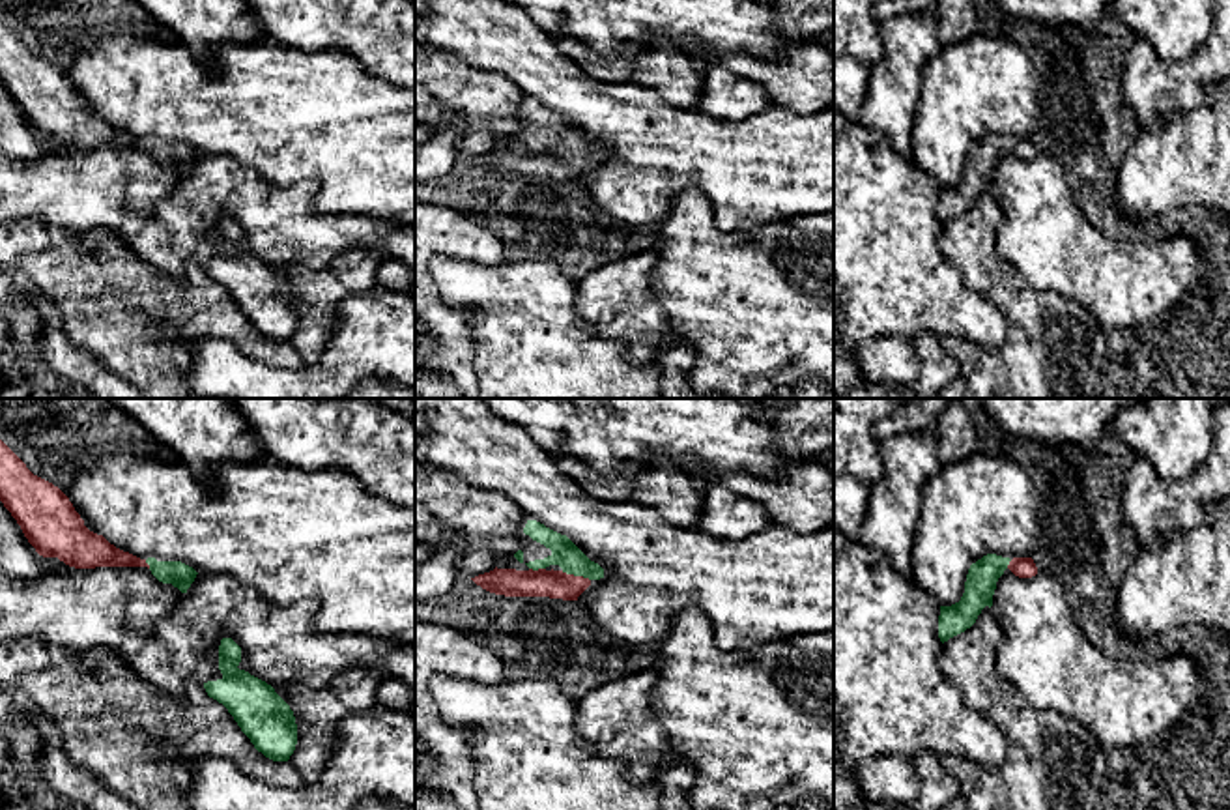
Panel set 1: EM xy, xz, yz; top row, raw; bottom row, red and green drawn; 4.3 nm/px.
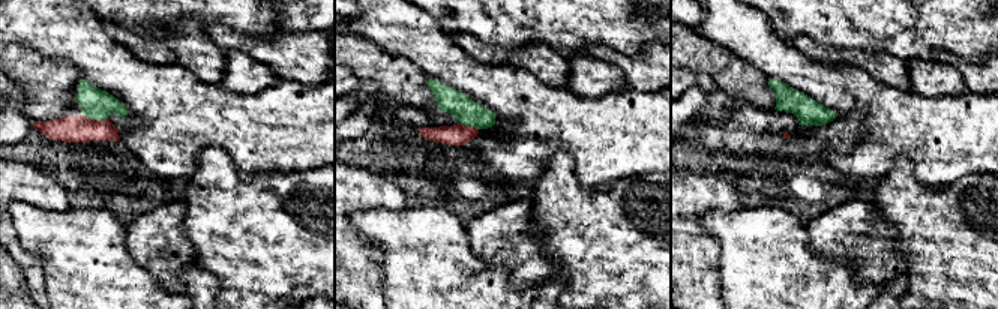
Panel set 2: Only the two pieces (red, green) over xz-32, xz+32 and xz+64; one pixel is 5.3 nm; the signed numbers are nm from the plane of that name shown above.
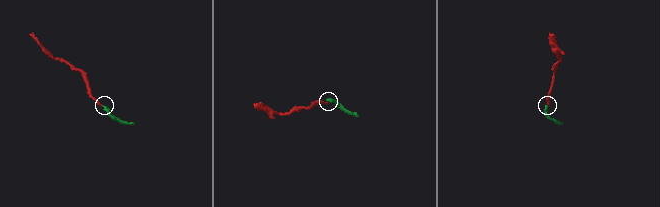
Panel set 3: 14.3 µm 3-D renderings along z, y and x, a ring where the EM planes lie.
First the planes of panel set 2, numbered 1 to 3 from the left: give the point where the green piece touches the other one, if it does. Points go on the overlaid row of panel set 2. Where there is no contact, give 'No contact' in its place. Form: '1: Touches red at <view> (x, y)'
1: Touches red at xz-32 (95, 120)
2: Touches red at xz+32 (468, 126)
3: No contact

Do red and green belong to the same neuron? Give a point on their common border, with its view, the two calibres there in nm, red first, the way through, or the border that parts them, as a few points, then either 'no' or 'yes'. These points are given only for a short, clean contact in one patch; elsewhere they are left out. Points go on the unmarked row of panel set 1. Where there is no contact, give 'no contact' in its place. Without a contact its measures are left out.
xz (576, 158) | 130/120 nm | across xz (556, 165), (569, 165), (576, 158), (576, 146), (565, 135) | yes

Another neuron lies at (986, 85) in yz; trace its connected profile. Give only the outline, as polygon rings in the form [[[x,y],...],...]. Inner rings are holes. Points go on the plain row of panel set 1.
[[[974,36],[944,45],[923,67],[920,101],[912,123],[912,161],[940,187],[951,187],[965,174],[972,144],[987,135],[1032,138],[1041,118],[1039,79],[1026,52],[1000,36]]]

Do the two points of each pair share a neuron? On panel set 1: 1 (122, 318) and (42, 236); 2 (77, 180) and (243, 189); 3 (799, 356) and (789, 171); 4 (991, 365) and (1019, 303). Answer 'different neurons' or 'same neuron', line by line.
1: different neurons
2: same neuron
3: different neurons
4: same neuron

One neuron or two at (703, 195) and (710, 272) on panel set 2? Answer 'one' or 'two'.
one

